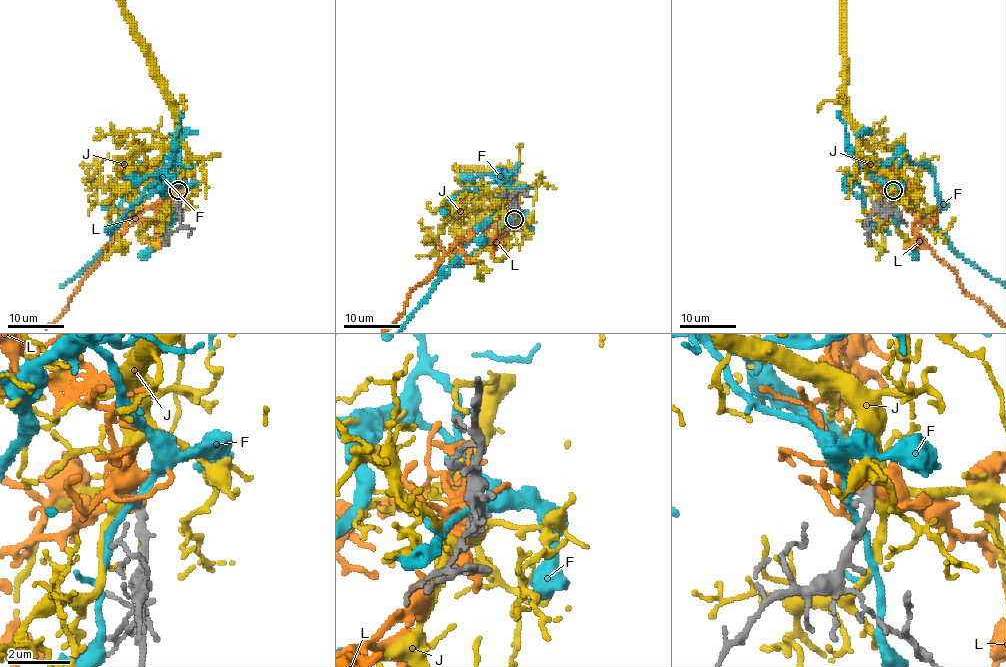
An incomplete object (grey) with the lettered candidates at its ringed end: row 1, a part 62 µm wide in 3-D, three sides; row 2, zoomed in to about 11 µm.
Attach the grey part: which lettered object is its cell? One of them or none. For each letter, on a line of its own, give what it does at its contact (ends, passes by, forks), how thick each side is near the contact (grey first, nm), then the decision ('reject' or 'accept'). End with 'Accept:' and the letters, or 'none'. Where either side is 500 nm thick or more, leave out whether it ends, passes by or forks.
F: it passes by; calibres 280 and 240 nm; reject
J: it forks; calibres 280 and 440 nm; accept
L: it forks; calibres 280 and 480 nm; reject
Accept: J

